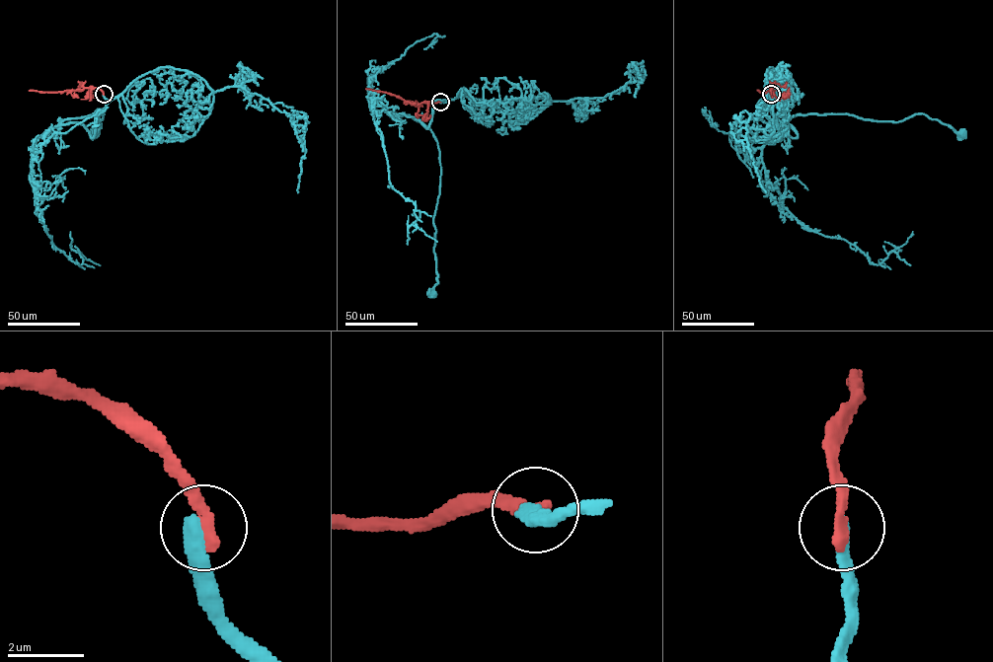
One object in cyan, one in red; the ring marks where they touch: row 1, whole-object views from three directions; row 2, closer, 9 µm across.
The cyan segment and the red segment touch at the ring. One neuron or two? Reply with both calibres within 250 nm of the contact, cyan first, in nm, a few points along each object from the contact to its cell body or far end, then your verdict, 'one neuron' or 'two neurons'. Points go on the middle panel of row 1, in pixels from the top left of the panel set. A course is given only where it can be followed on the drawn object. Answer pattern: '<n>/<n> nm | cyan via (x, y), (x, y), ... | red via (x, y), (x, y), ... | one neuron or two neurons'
360/360 nm | cyan via (440, 103), (448, 101), (433, 102), (426, 128), (398, 116), (422, 123), (439, 151), (438, 282), (431, 293) | red via (440, 103), (417, 104), (366, 89) | two neurons

